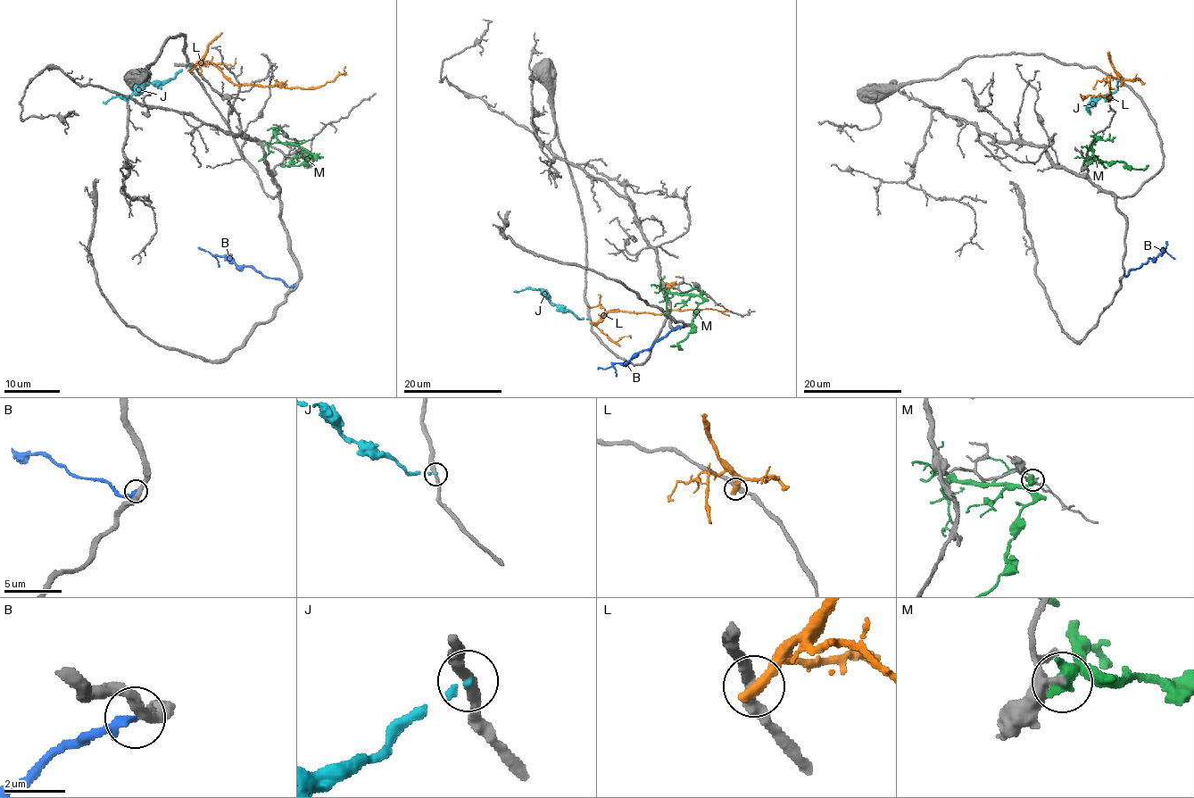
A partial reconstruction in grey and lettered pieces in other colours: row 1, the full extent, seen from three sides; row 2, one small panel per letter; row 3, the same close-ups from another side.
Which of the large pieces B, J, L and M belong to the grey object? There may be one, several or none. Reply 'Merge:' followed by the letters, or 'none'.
Merge: none

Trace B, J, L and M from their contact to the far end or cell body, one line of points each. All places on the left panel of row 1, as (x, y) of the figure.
B: (295, 285), (286, 286), (274, 278), (264, 278), (249, 266), (238, 266), (232, 261), (214, 256), (197, 246)
J: (189, 65), (168, 80), (145, 83), (129, 98), (112, 97), (103, 103)
L: (192, 69), (199, 61), (203, 61), (213, 63), (236, 85), (315, 88), (333, 82), (343, 73), (344, 66)
M: (316, 157), (305, 157), (303, 162), (295, 165), (280, 164)

